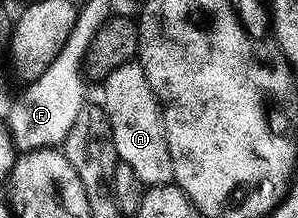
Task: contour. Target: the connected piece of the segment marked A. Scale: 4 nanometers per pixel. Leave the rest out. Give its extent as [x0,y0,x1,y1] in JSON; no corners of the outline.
[101,62,174,186]

